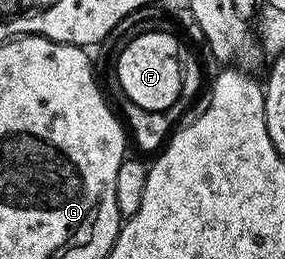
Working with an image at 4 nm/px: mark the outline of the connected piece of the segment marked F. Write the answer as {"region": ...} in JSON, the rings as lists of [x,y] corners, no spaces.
{"region":[[[152,31],[148,35],[136,35],[120,51],[120,59],[116,63],[116,85],[132,103],[140,107],[148,107],[148,111],[164,111],[176,103],[182,90],[182,53],[178,49],[178,41],[173,37],[173,32]]]}

